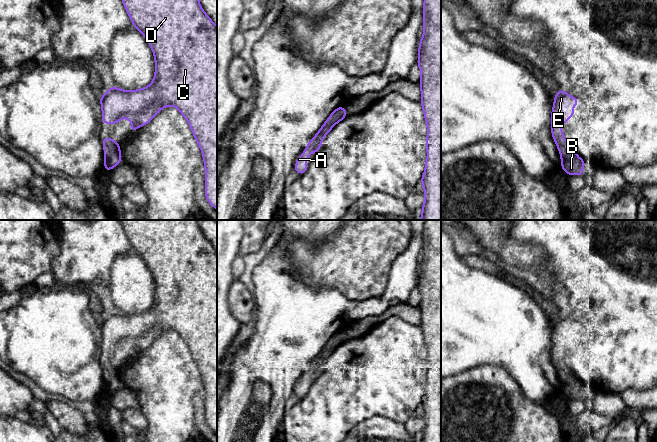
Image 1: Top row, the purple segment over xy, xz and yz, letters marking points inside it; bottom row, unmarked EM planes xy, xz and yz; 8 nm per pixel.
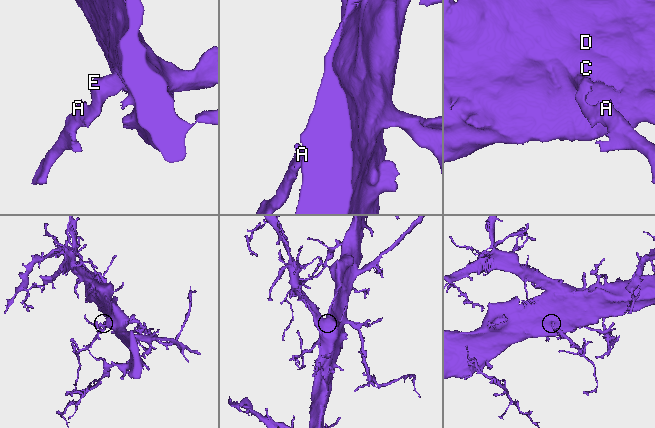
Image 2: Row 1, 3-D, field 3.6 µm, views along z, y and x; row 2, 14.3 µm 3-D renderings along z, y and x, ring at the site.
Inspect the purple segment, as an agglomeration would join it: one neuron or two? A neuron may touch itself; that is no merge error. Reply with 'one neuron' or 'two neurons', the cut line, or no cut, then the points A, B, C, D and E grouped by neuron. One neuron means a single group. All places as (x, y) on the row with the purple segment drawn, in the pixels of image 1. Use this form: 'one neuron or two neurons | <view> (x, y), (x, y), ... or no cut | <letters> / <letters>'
one neuron | no cut | A B C D E

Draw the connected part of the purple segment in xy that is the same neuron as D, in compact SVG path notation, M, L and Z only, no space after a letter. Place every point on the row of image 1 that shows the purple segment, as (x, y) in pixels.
M122 0L122 2L131 18L132 25L142 33L153 51L155 58L155 75L149 86L138 90L126 91L117 87L108 88L108 90L100 97L102 108L101 122L103 124L115 125L122 118L128 118L132 122L130 131L133 133L138 127L148 124L164 107L176 107L188 121L191 131L202 151L205 166L205 197L211 206L217 210L217 26L204 12L199 0Z

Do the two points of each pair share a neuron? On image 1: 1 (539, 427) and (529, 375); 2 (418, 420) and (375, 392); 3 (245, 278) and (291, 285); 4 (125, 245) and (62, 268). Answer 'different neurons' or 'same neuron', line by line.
1: different neurons
2: different neurons
3: different neurons
4: same neuron

